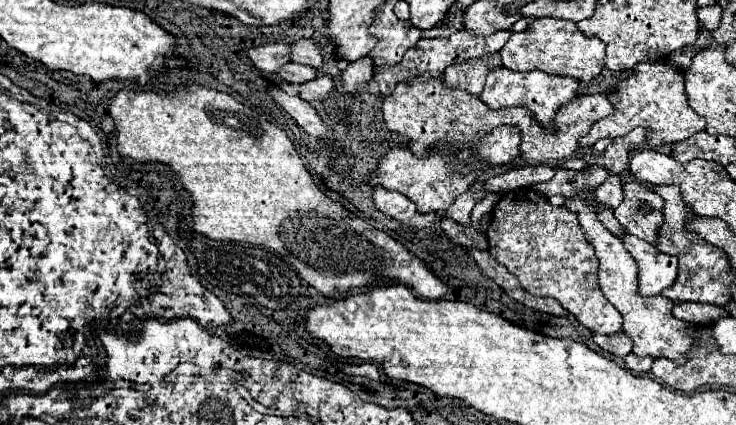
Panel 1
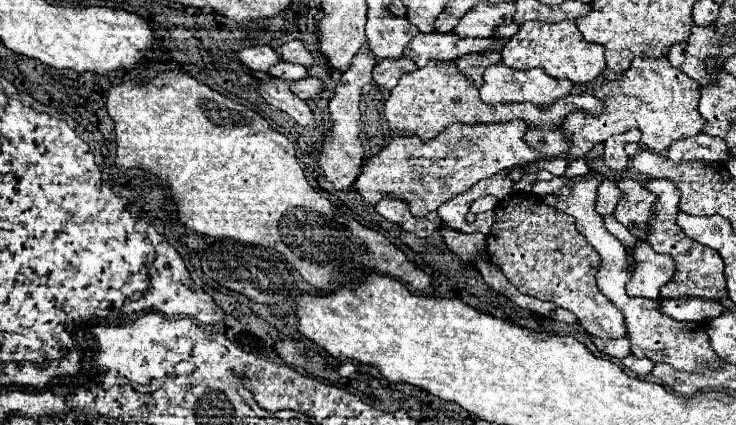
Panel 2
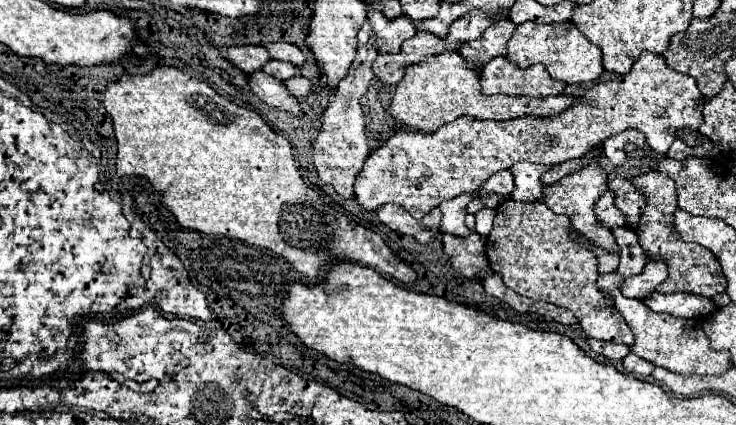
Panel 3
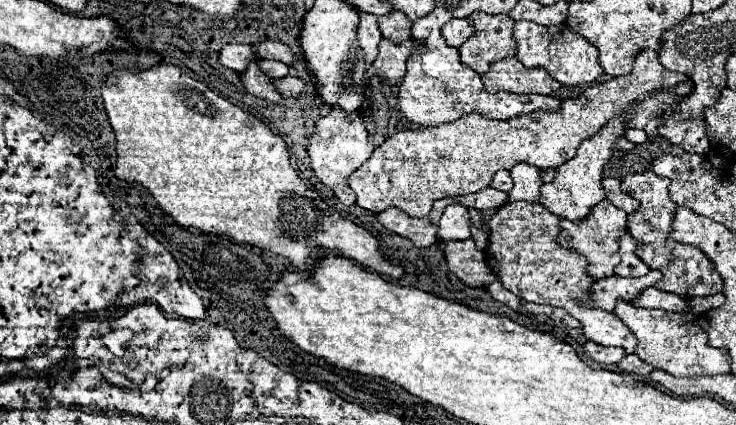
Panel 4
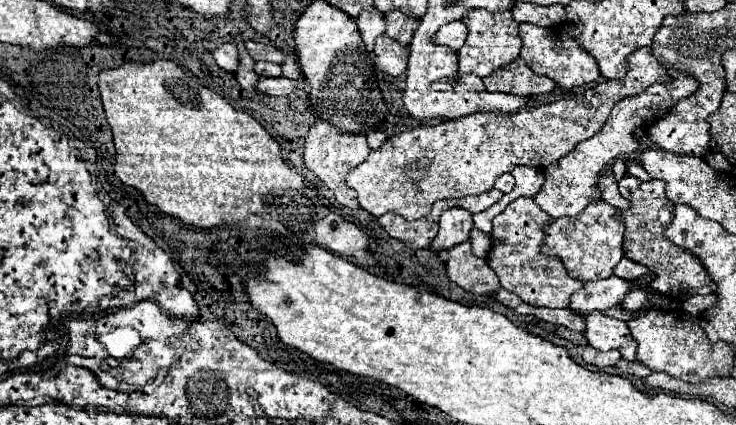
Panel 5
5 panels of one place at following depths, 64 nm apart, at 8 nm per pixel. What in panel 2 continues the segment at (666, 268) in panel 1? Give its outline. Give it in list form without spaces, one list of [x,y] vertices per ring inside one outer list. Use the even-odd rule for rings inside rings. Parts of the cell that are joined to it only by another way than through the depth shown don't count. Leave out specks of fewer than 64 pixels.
[[[638,242],[636,252],[636,270],[628,280],[628,296],[642,296],[642,298],[658,298],[658,290],[672,280],[674,276],[674,260],[670,256],[654,252],[646,242]]]

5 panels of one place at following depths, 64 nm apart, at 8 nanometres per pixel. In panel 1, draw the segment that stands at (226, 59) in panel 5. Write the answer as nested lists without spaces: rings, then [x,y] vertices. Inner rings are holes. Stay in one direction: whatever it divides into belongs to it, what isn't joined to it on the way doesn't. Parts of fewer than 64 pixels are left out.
[[[264,44],[246,50],[246,56],[252,64],[262,72],[276,72],[282,64],[290,62],[290,46],[288,44]]]

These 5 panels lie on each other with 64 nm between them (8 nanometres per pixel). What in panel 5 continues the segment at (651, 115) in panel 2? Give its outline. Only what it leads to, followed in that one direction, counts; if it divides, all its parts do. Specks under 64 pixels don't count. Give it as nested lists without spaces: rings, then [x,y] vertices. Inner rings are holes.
[[[640,48],[632,52],[632,56],[628,56],[628,72],[624,78],[606,80],[574,98],[560,100],[548,106],[520,108],[520,112],[510,112],[510,114],[504,114],[504,112],[468,114],[468,116],[448,120],[436,126],[422,126],[422,128],[414,128],[402,134],[390,136],[380,148],[372,150],[370,156],[360,166],[348,172],[346,184],[358,192],[360,206],[372,216],[378,218],[386,212],[394,212],[412,222],[416,218],[424,218],[436,200],[478,196],[482,192],[492,190],[496,178],[504,172],[512,172],[516,166],[548,168],[550,164],[558,162],[562,156],[572,152],[572,148],[578,142],[588,140],[592,132],[600,132],[600,130],[586,130],[586,124],[600,128],[608,120],[608,114],[616,102],[620,102],[622,98],[640,94],[654,82],[666,82],[666,80],[670,80],[670,76],[662,68],[662,64],[652,56],[648,48]]]

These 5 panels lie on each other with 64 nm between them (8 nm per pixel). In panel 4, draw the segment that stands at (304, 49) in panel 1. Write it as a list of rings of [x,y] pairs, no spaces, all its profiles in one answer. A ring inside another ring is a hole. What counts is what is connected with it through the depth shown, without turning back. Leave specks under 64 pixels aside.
[[[260,42],[260,44],[254,44],[252,48],[256,48],[256,56],[260,56],[262,60],[278,60],[288,66],[296,62],[296,56],[292,54],[292,50],[282,42]]]

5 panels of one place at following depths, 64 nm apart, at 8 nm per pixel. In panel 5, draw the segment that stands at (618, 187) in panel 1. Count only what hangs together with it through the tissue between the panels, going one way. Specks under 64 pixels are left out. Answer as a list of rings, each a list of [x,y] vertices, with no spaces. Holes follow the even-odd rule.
[[[592,202],[580,216],[556,218],[544,226],[544,244],[542,250],[546,256],[558,258],[566,272],[582,282],[610,278],[614,266],[622,260],[622,240],[624,224],[618,216],[618,210],[606,202]]]

